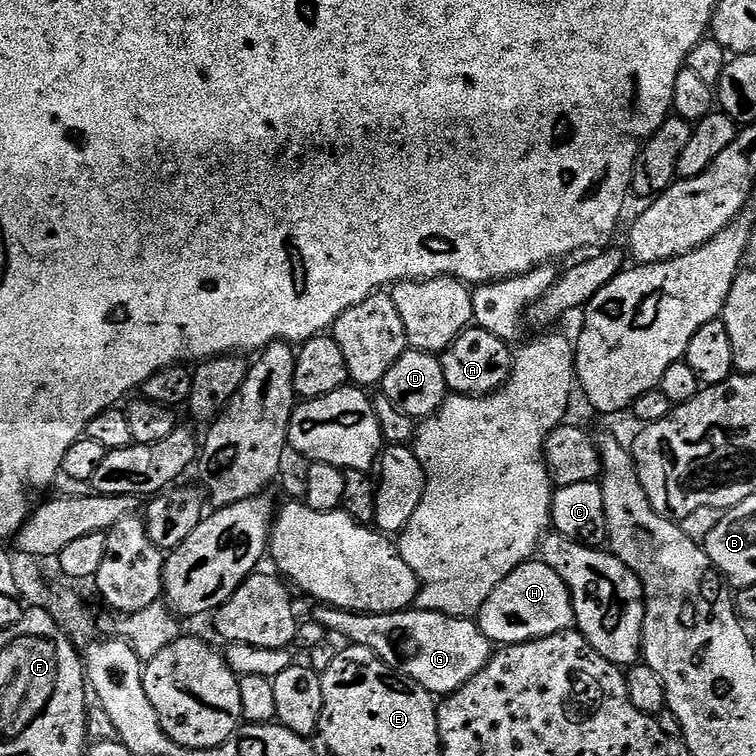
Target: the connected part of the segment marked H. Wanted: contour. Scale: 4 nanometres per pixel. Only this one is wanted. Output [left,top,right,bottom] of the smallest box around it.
[478,558,573,646]

